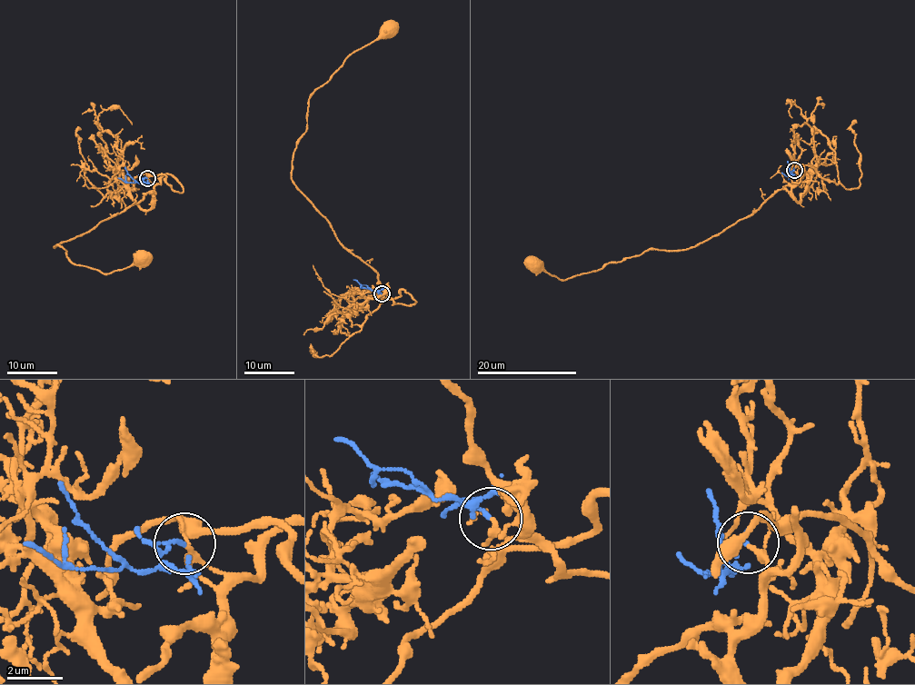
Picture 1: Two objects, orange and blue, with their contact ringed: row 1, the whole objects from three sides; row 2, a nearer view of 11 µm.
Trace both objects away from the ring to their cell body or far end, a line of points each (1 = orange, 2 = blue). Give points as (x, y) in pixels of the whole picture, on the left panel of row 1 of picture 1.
1: (146, 178), (153, 192), (54, 246), (65, 252), (73, 263), (109, 273), (140, 264), (150, 253)
2: (146, 178), (137, 183), (124, 183), (118, 177)

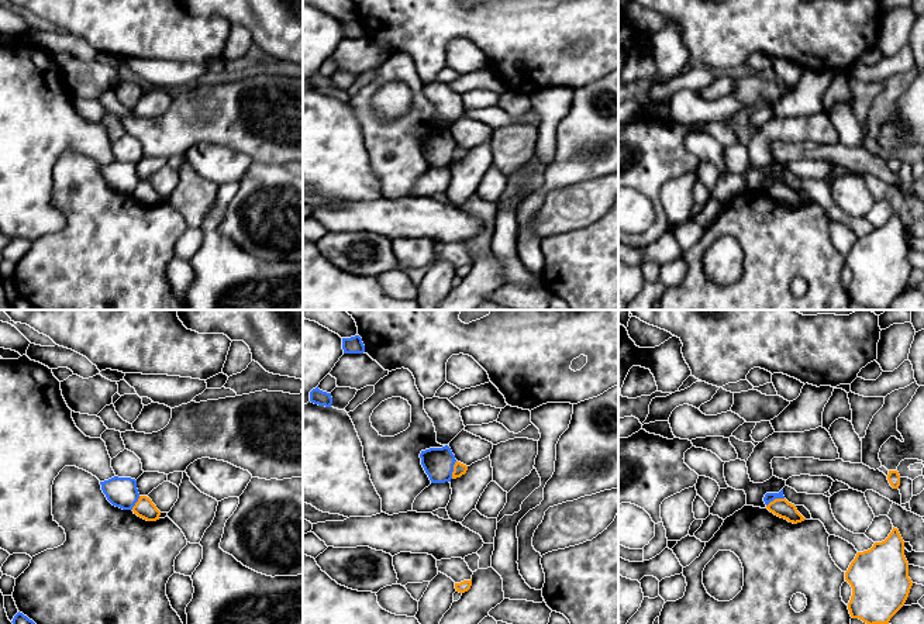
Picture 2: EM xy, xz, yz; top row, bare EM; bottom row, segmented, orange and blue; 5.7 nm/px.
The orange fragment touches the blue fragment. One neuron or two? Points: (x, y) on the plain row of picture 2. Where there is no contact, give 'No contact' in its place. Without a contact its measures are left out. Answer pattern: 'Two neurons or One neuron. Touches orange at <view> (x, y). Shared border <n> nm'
Two neurons. Touches orange at xz (454, 154). Shared border 110 nm

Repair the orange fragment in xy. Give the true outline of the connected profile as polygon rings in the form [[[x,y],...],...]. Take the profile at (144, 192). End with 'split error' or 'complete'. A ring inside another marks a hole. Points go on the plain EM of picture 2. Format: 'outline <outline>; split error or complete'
outline [[[139,180],[138,186],[132,192],[134,199],[146,204],[146,206],[156,206],[159,204],[161,196],[152,187],[152,185],[146,180]]]; complete

